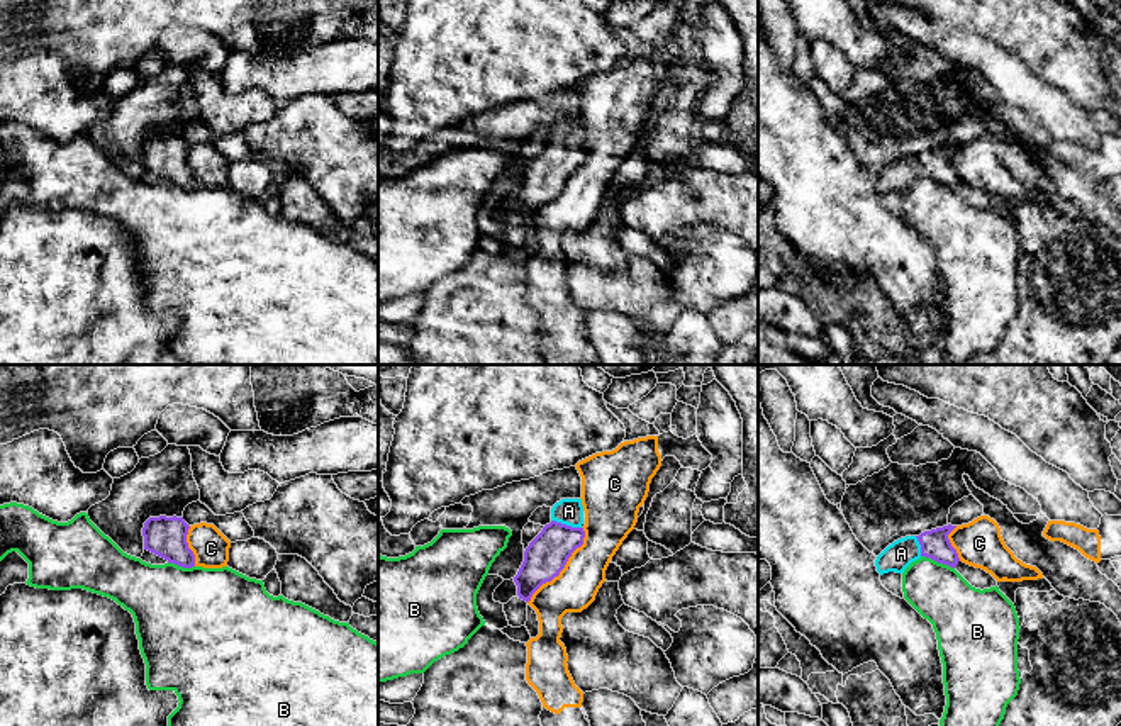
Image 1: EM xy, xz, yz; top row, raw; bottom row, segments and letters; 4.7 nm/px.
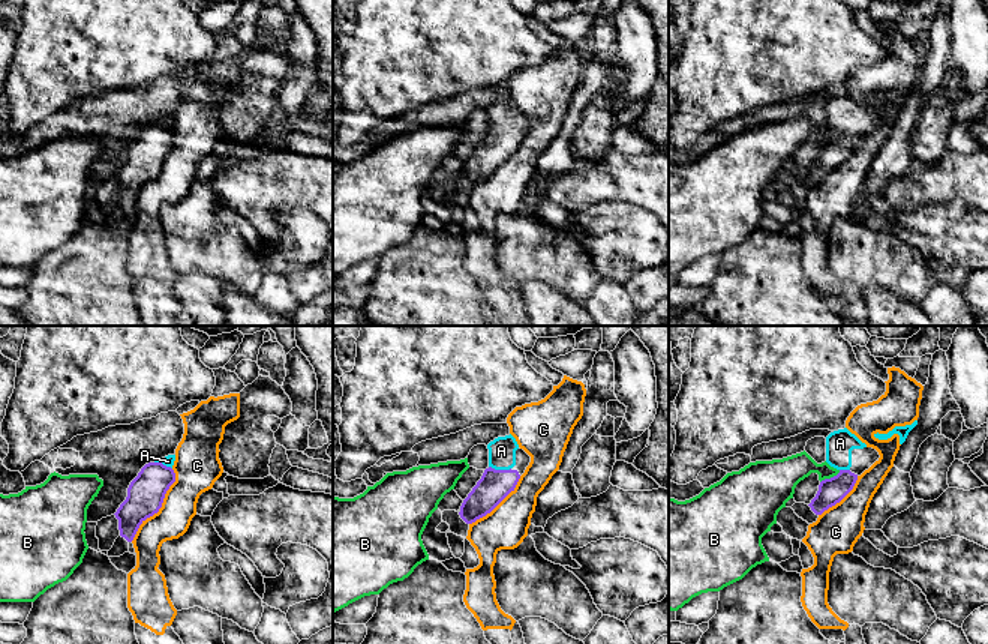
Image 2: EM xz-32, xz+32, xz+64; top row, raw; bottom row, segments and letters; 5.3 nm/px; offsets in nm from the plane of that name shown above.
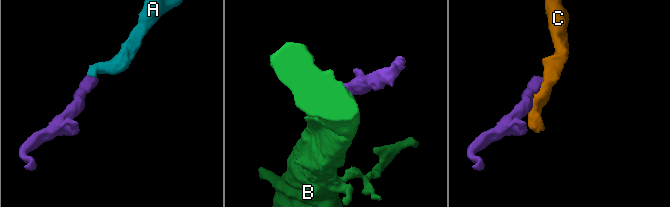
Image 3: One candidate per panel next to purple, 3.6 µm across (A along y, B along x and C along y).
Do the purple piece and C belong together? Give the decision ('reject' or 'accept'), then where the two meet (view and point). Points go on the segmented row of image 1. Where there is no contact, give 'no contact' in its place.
reject; contact xz (563, 567)

